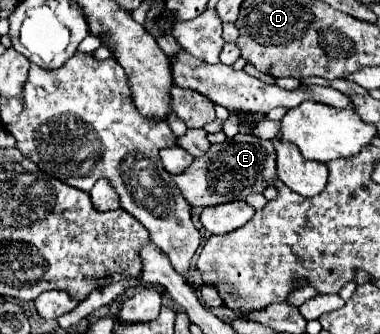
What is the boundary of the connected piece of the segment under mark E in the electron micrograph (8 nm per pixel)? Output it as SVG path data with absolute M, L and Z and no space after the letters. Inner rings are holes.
M238 133L224 143L212 145L204 157L194 159L194 163L182 175L172 177L182 195L190 205L210 207L222 205L236 199L246 199L252 193L264 193L276 179L276 149L272 141L262 141L254 135Z

